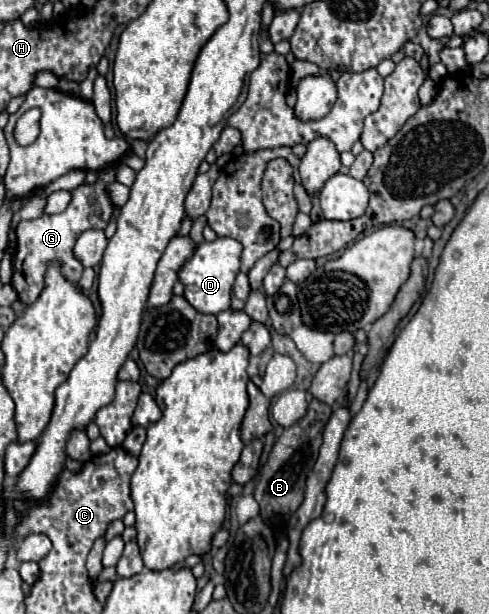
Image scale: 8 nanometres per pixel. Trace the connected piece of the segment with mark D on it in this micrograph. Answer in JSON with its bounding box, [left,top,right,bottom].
[179,238,243,314]

